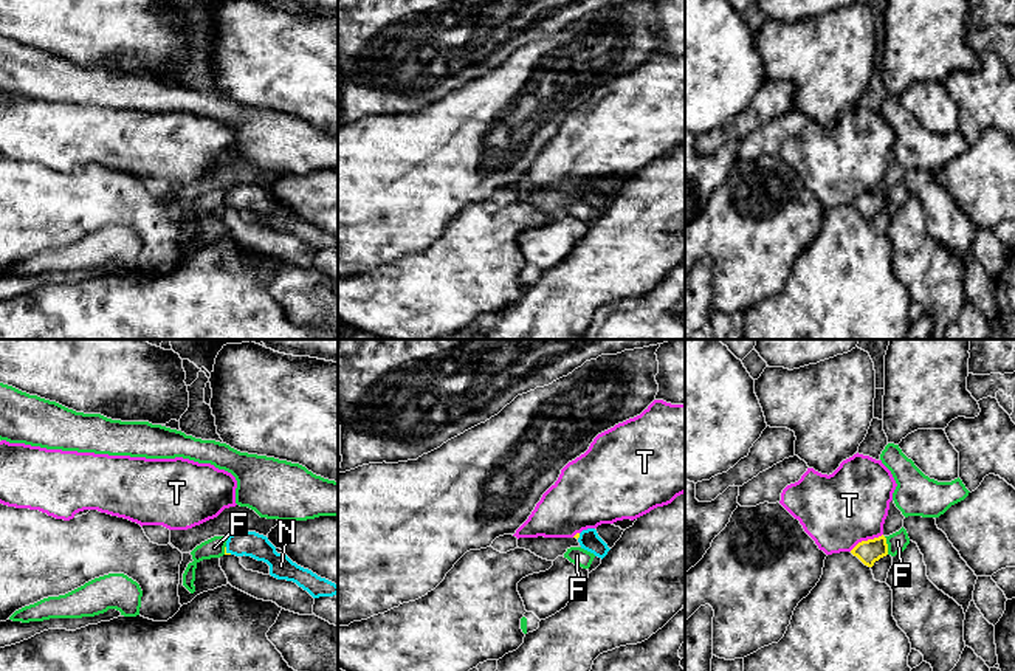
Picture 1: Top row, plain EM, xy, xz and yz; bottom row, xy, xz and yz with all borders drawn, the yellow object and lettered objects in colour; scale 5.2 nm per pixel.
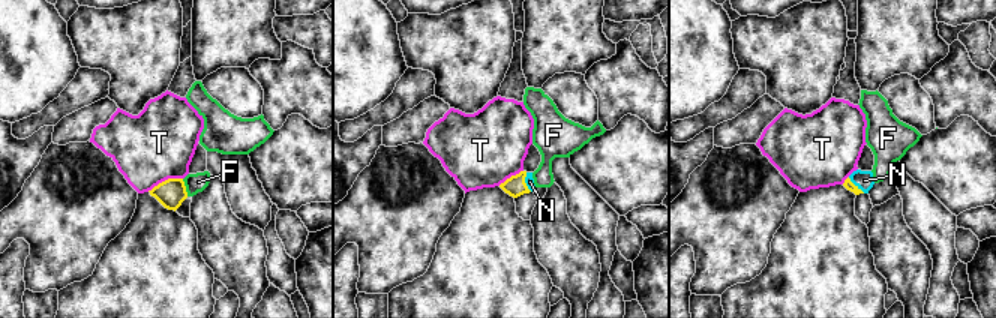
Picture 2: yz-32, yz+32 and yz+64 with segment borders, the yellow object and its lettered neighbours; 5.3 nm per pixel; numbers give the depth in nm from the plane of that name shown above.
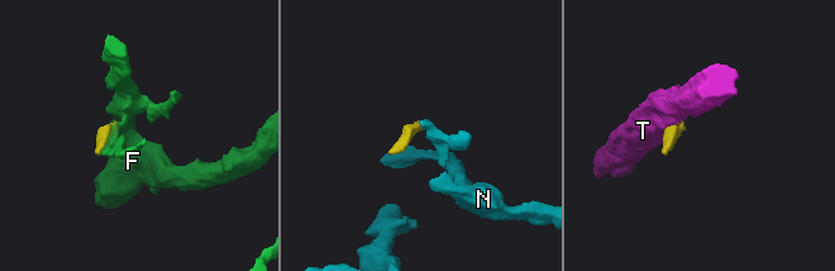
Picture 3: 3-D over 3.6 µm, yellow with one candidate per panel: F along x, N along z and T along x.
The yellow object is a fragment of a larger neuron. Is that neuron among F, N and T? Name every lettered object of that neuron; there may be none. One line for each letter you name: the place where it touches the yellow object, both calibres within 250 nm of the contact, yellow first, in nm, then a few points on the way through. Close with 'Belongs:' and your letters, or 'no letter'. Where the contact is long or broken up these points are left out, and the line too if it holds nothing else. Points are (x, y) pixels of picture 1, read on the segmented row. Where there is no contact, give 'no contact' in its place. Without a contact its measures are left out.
N: contact xy (228, 554); calibres 20 and 130 nm; way xy (225, 547), (228, 554), (237, 544), (251, 544)
Belongs: N

